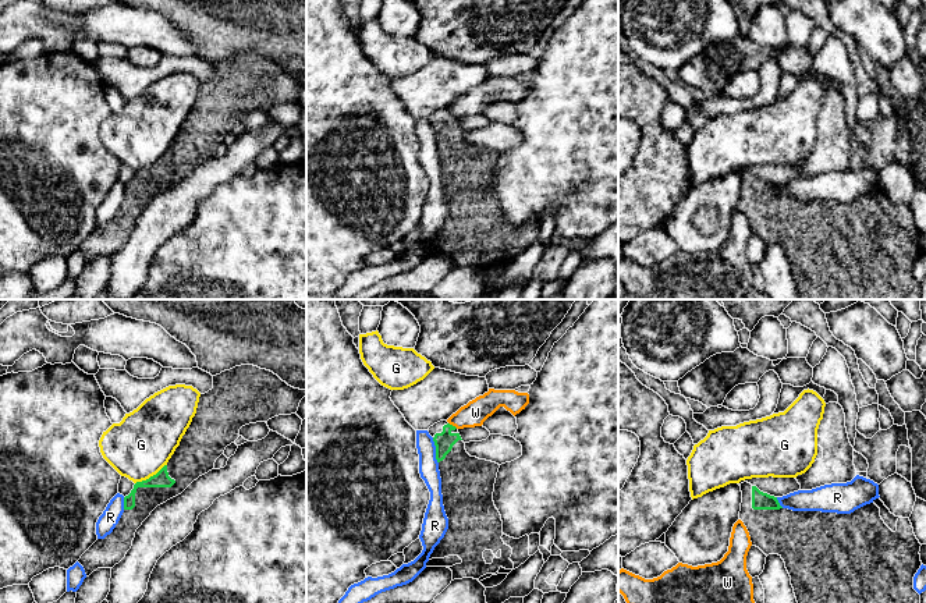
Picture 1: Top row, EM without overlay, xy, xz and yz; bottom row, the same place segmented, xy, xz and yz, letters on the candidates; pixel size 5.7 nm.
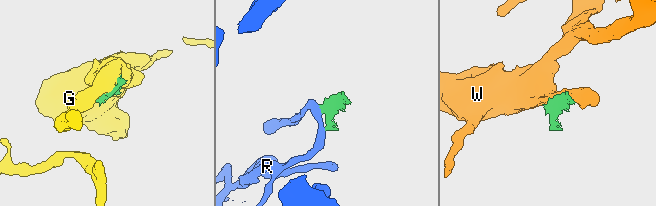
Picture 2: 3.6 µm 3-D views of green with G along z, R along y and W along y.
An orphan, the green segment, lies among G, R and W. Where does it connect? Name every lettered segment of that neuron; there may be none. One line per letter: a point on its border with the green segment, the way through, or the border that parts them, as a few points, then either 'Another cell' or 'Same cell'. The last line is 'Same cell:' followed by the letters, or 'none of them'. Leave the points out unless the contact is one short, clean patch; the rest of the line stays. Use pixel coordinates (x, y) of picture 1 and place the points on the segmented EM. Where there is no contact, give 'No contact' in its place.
G: Touches green at xy (151, 476). Another cell
R: Touches green at xz (436, 450). Another cell
W: Touches green at xz (451, 425). Boundary: xz (449, 422), (457, 428). Another cell
Same cell: none of them

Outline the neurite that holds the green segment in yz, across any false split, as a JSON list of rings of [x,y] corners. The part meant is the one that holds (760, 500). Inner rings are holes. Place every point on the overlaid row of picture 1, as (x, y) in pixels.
[[[748,482],[739,486],[739,519],[749,532],[752,546],[759,547],[766,556],[778,554],[784,560],[798,603],[920,603],[920,595],[913,589],[913,577],[922,565],[922,545],[909,518],[895,517],[880,499],[851,514],[792,511],[783,508],[777,497]]]

